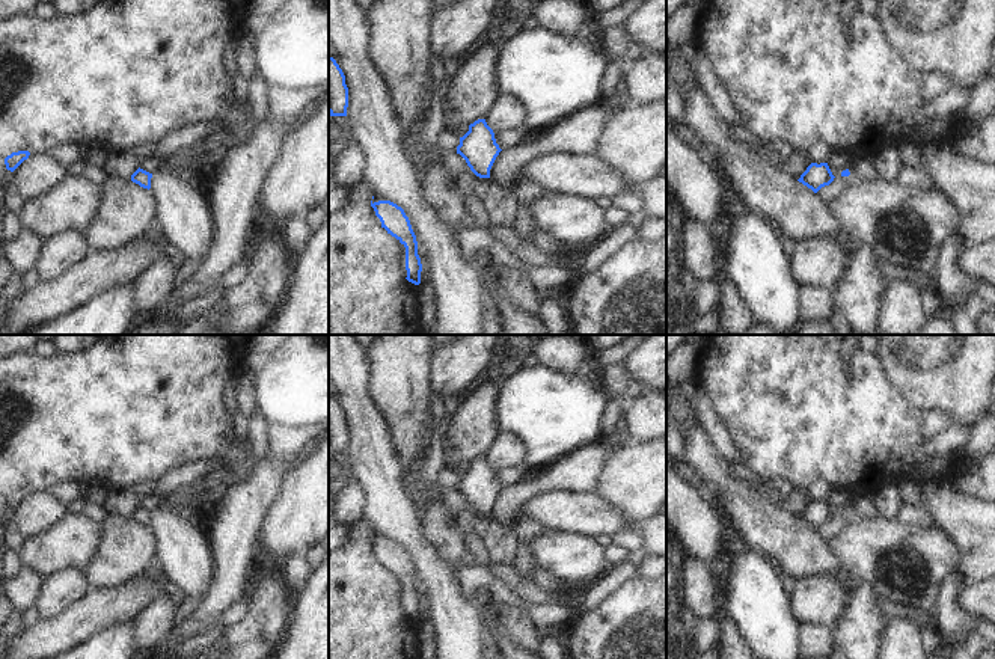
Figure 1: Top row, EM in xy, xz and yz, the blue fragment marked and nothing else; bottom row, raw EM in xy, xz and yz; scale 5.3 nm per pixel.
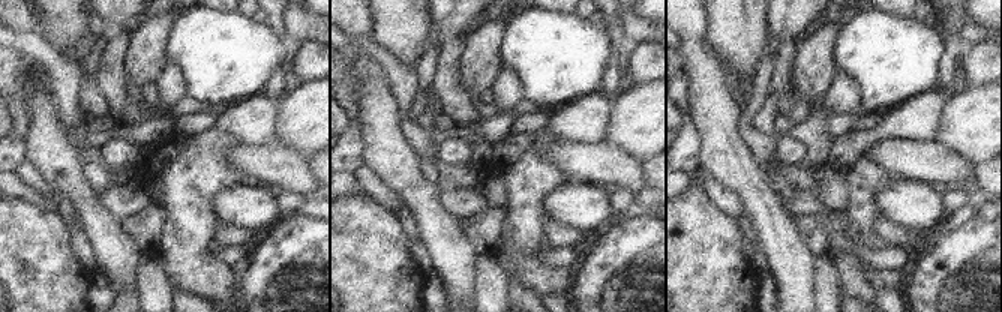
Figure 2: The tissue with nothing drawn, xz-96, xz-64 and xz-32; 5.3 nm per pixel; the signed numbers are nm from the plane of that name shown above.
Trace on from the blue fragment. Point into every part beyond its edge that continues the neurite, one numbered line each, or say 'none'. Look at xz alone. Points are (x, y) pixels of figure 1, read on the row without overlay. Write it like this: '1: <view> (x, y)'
none

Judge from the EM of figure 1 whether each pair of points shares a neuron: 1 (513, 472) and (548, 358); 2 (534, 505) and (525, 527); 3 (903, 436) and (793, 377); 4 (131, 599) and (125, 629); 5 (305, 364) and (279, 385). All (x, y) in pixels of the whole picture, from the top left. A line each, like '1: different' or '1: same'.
1: different
2: different
3: same
4: different
5: same

